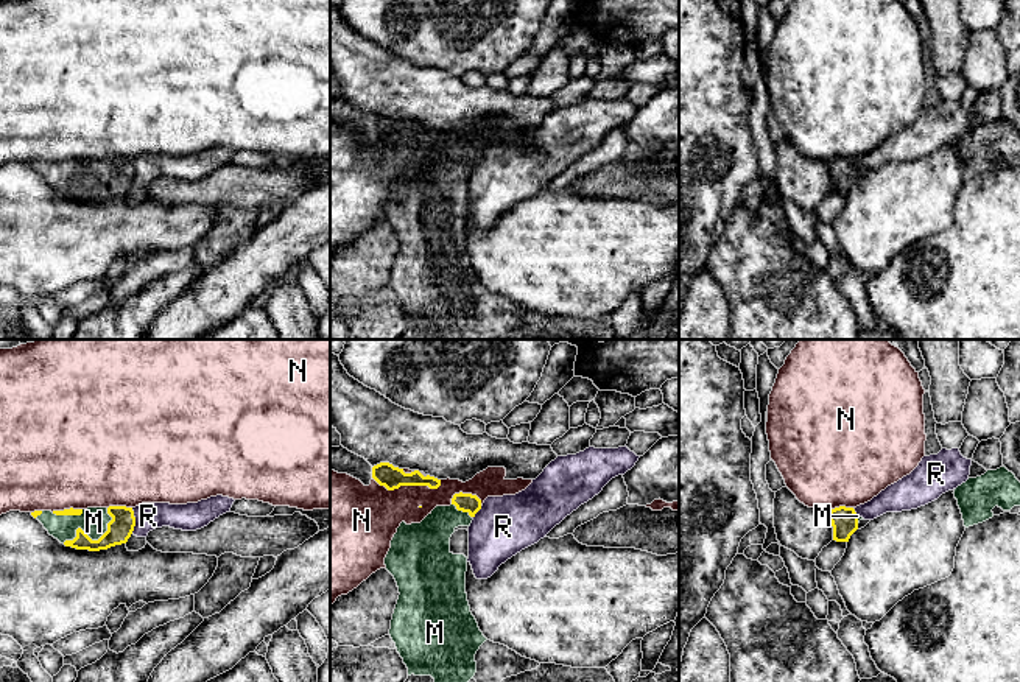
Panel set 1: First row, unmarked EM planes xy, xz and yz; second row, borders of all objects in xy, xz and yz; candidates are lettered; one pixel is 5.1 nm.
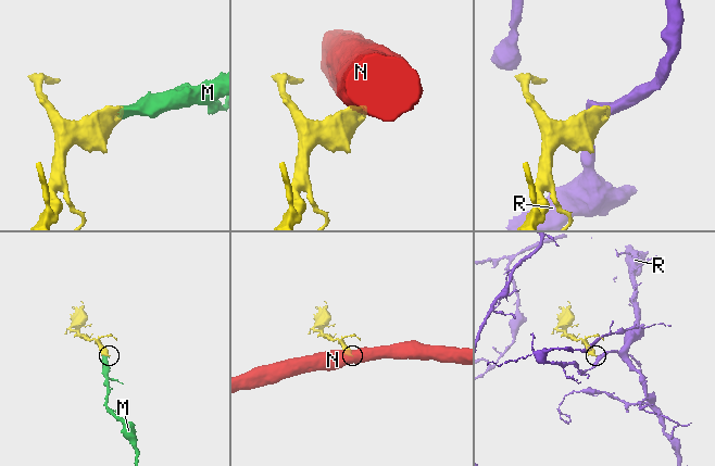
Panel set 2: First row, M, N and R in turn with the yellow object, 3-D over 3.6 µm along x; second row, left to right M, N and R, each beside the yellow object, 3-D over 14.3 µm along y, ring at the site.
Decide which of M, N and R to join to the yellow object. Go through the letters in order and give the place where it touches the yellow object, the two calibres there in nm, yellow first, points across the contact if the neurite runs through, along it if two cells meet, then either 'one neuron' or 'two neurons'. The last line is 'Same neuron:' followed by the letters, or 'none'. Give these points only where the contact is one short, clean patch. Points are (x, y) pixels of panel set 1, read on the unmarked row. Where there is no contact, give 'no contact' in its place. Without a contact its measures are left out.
M: meets yellow in xy at (91, 190); 130 nm thick on the yellow side, 140 nm on the other; runs through xy (122, 176), (91, 190), (94, 173); one neuron
N: meets yellow in xz at (407, 136); 120 nm thick on the yellow side, 320 nm on the other; two neurons
R: meets yellow in xy at (134, 172); 130 nm thick on the yellow side, 140 nm on the other; border along xy (131, 159), (134, 168), (133, 184); two neurons
Same neuron: M

